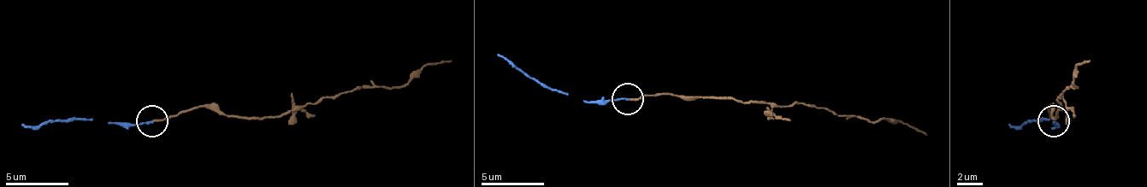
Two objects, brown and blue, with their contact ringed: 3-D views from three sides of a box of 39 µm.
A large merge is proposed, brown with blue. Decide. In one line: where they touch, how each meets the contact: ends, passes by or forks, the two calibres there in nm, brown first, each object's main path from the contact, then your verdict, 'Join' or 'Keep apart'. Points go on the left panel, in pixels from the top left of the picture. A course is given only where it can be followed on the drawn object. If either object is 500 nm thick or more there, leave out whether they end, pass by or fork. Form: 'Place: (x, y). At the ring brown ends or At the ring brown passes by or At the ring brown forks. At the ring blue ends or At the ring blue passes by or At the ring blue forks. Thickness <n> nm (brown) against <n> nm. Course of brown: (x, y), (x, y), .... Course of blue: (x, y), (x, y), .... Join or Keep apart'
Place: (151, 121). At the ring brown ends. At the ring blue ends. Thickness 150 nm (brown) against 140 nm. Course of brown: (152, 122), (199, 106), (250, 119), (285, 115), (325, 96), (363, 87), (404, 87), (423, 68), (452, 59). Course of blue: (152, 122), (118, 125), (77, 119), (23, 125). Keep apart

